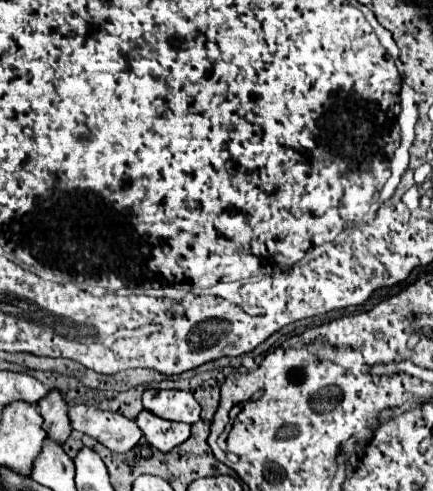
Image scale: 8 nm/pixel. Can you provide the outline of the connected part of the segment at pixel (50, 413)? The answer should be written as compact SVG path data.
M53 388L45 398L37 402L39 414L43 416L43 428L49 438L63 444L67 436L71 434L71 422L69 422L69 406L63 398L63 394Z

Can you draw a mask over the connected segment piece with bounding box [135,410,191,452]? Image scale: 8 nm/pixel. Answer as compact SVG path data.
M141 410L135 418L135 424L141 428L147 442L161 452L169 452L191 436L191 426L181 422L169 422L165 418L155 416L149 410Z

